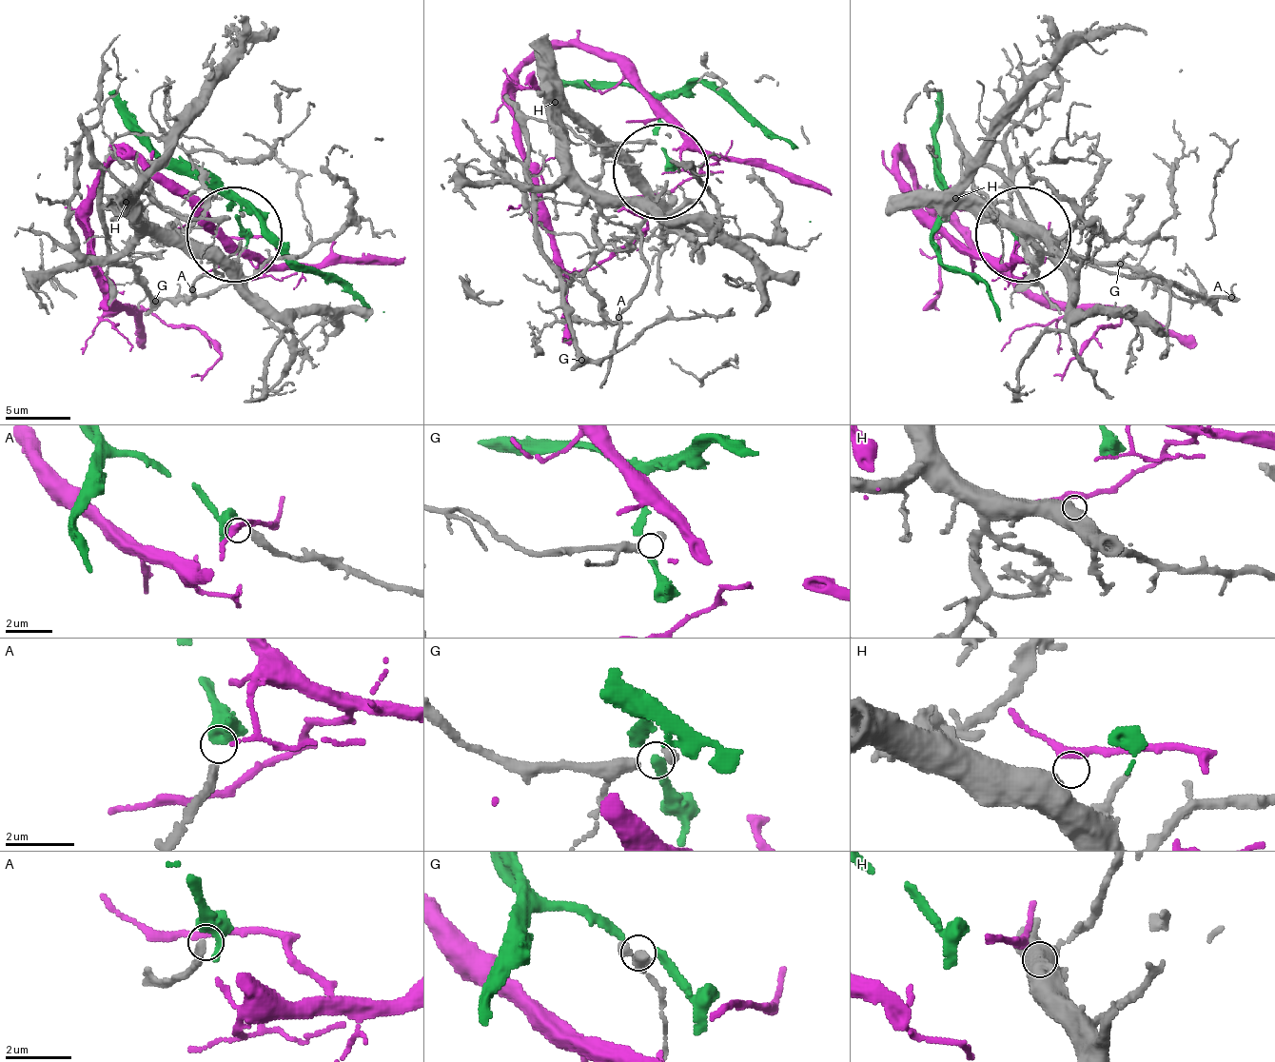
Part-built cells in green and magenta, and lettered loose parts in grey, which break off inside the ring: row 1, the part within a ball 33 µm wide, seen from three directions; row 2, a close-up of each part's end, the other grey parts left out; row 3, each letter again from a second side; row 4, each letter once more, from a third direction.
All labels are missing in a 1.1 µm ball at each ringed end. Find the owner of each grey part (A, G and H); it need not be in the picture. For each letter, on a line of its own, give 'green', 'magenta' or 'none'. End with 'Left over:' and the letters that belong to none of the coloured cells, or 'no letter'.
A: green
G: none
H: none
Left over: G, H

